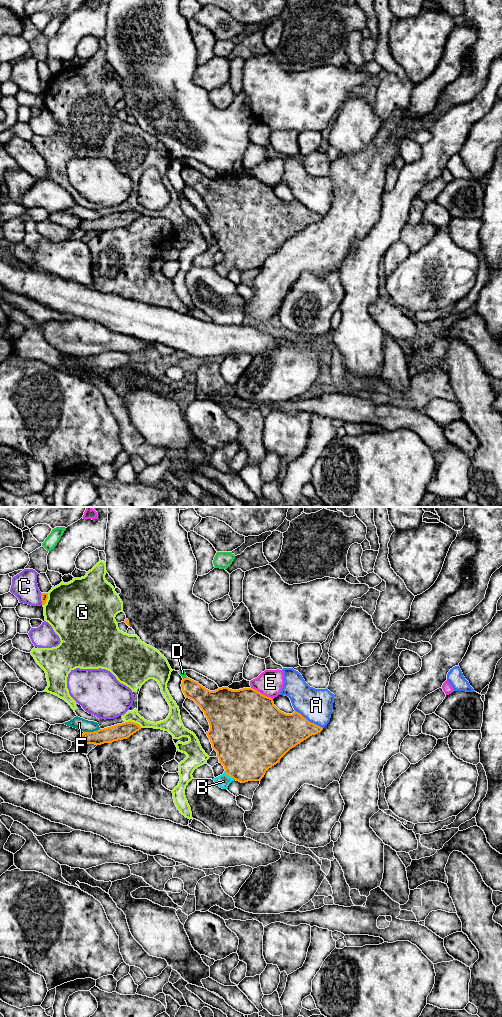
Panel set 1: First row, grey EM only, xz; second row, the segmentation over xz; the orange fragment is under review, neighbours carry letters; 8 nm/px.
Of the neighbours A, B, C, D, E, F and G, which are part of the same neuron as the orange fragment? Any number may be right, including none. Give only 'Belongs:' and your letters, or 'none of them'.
Belongs: B

